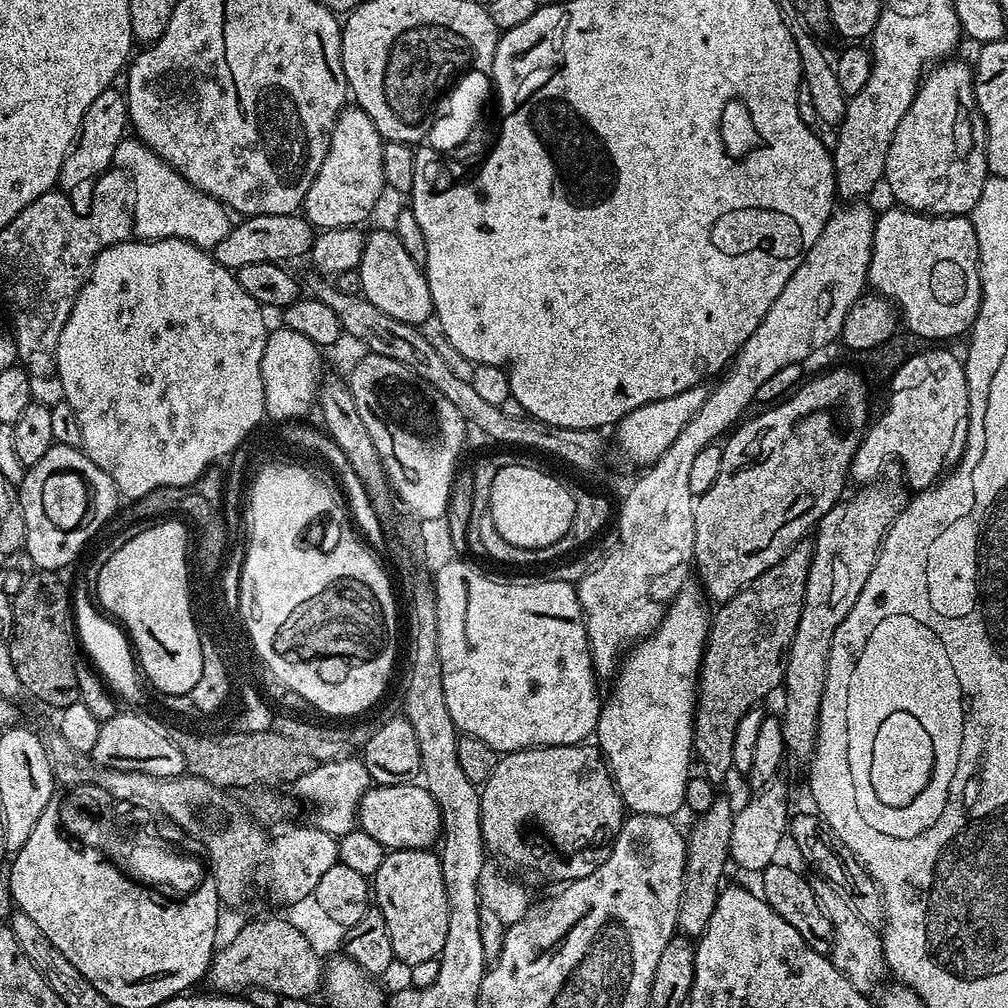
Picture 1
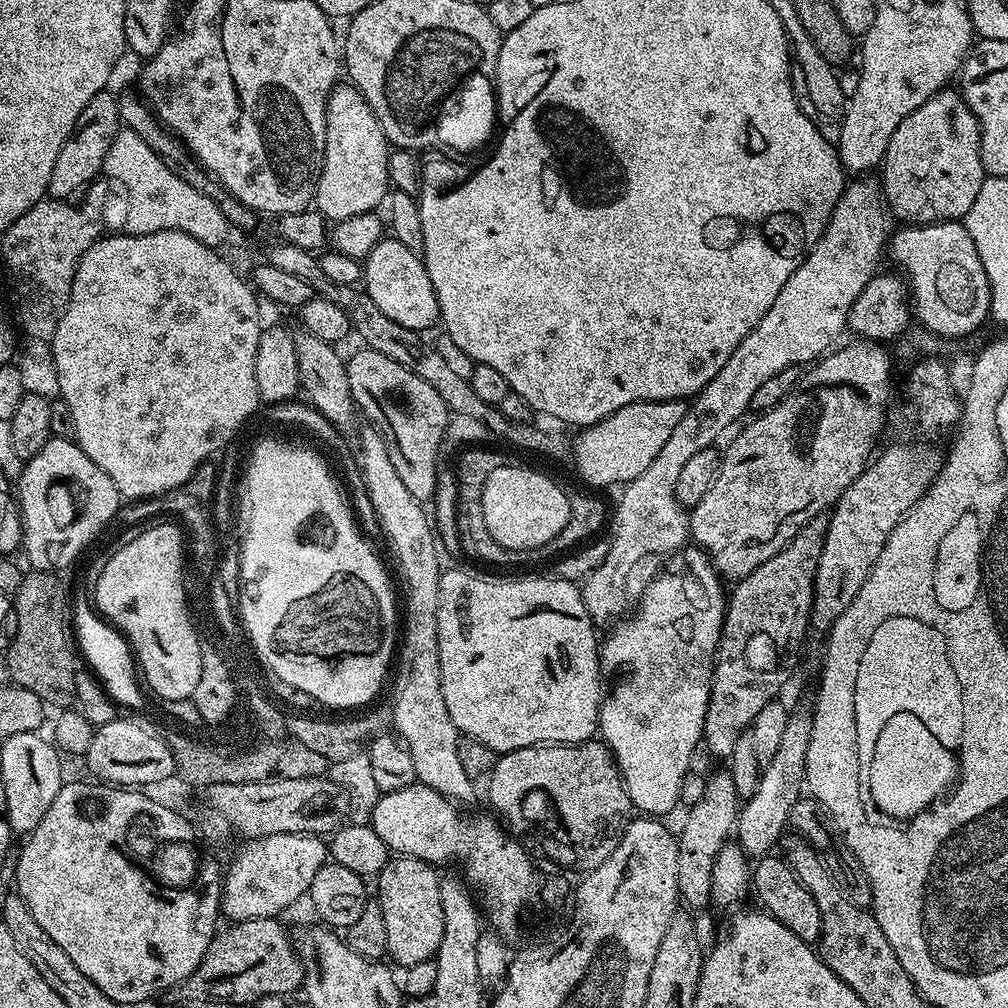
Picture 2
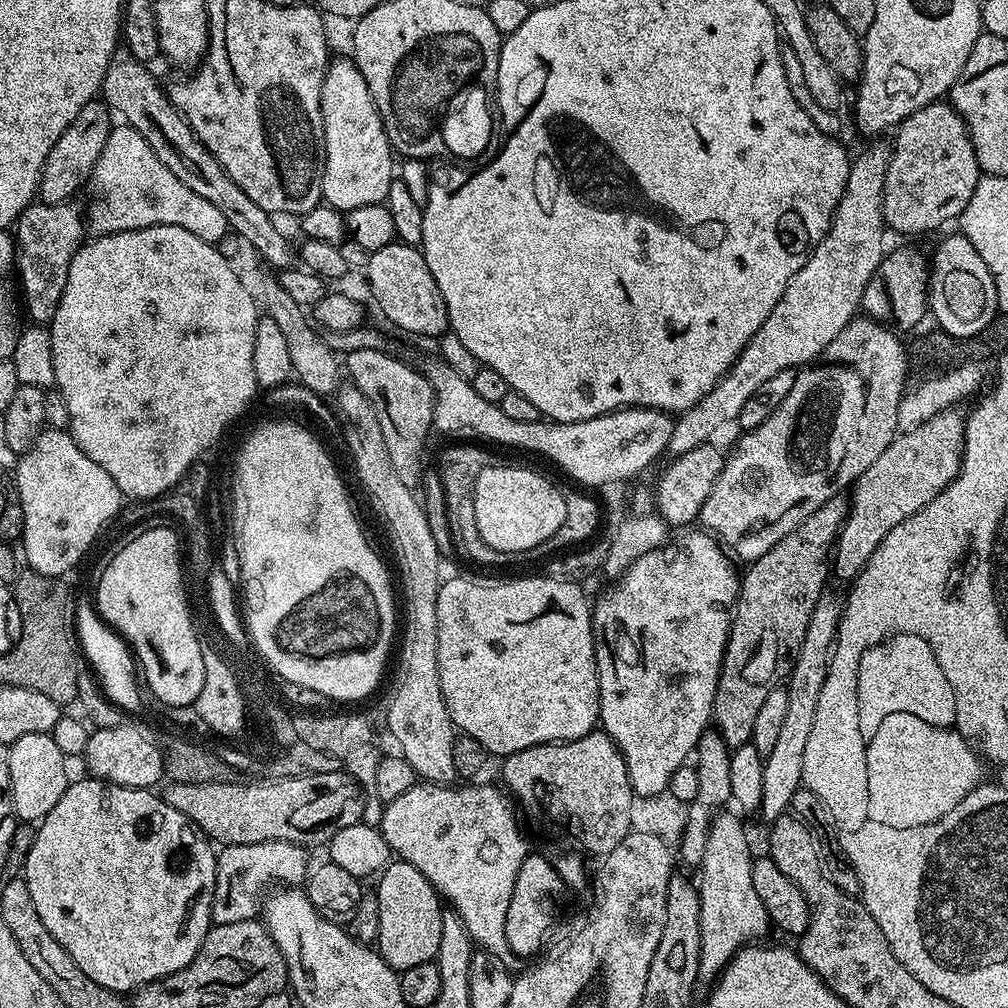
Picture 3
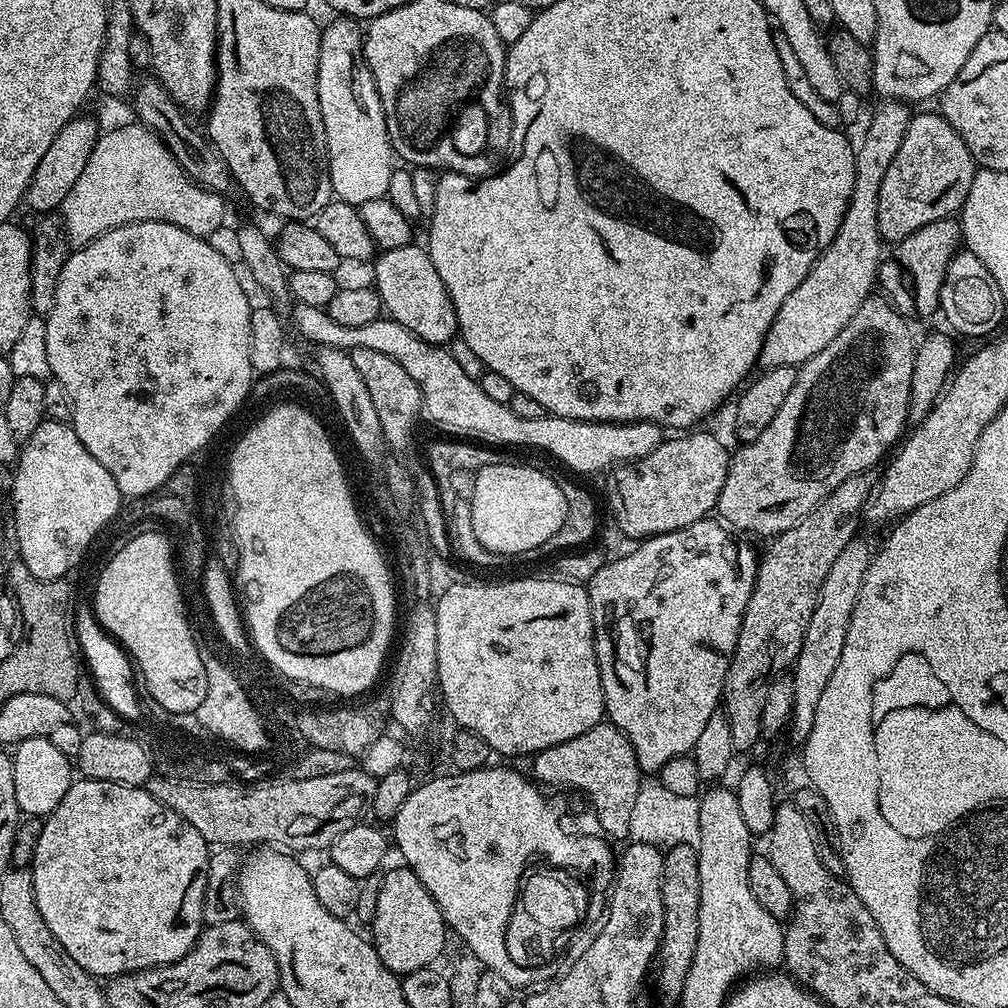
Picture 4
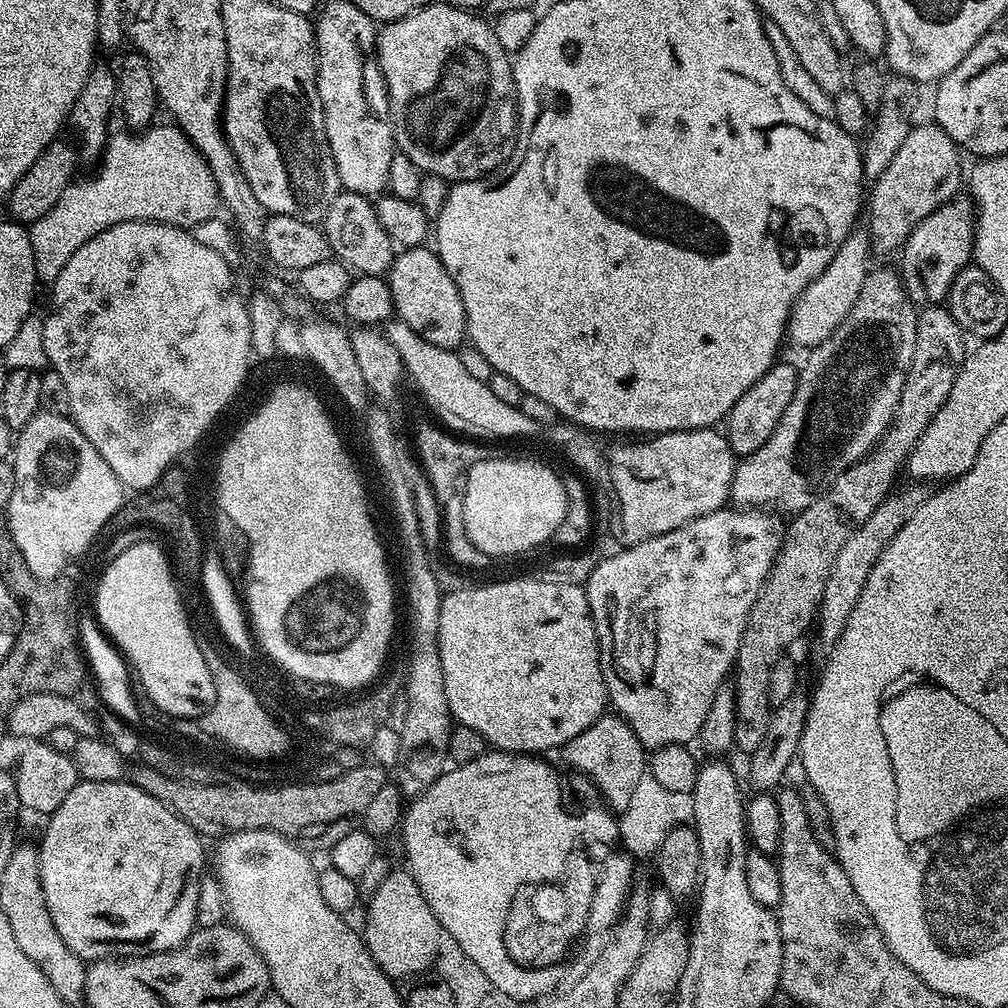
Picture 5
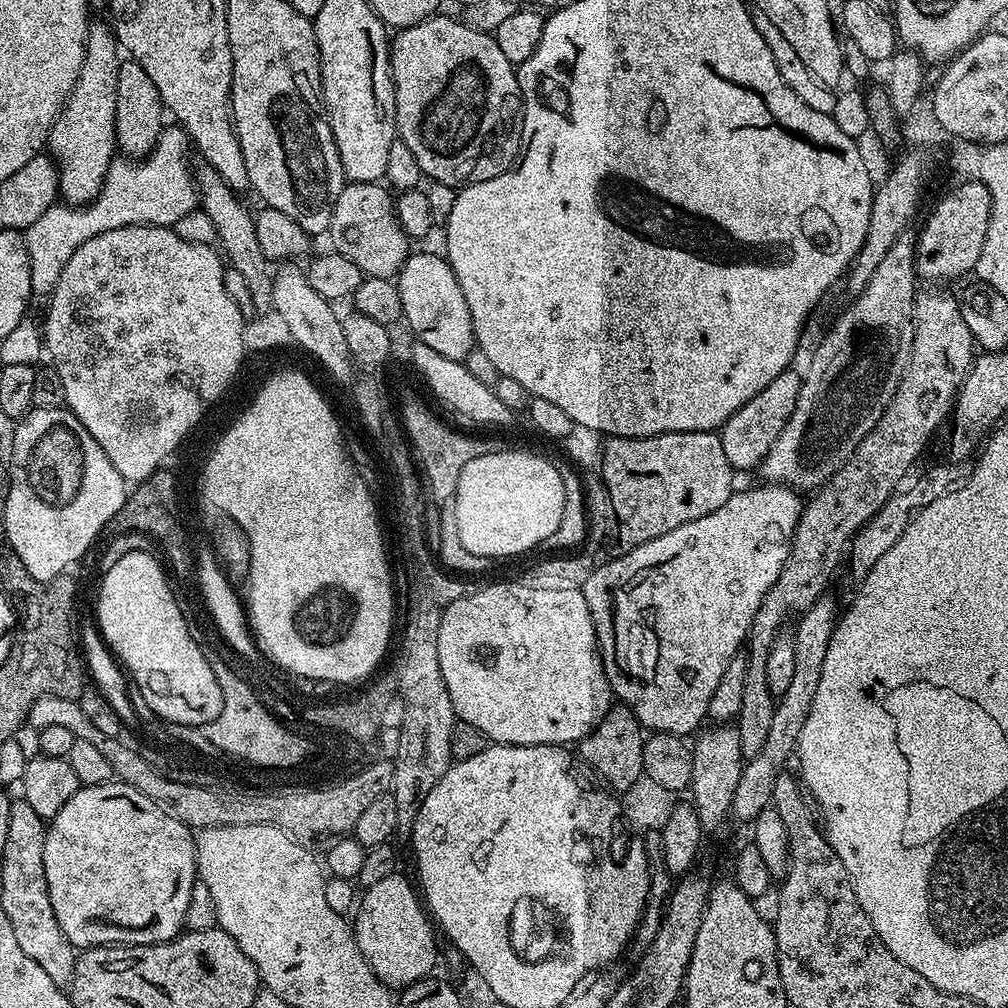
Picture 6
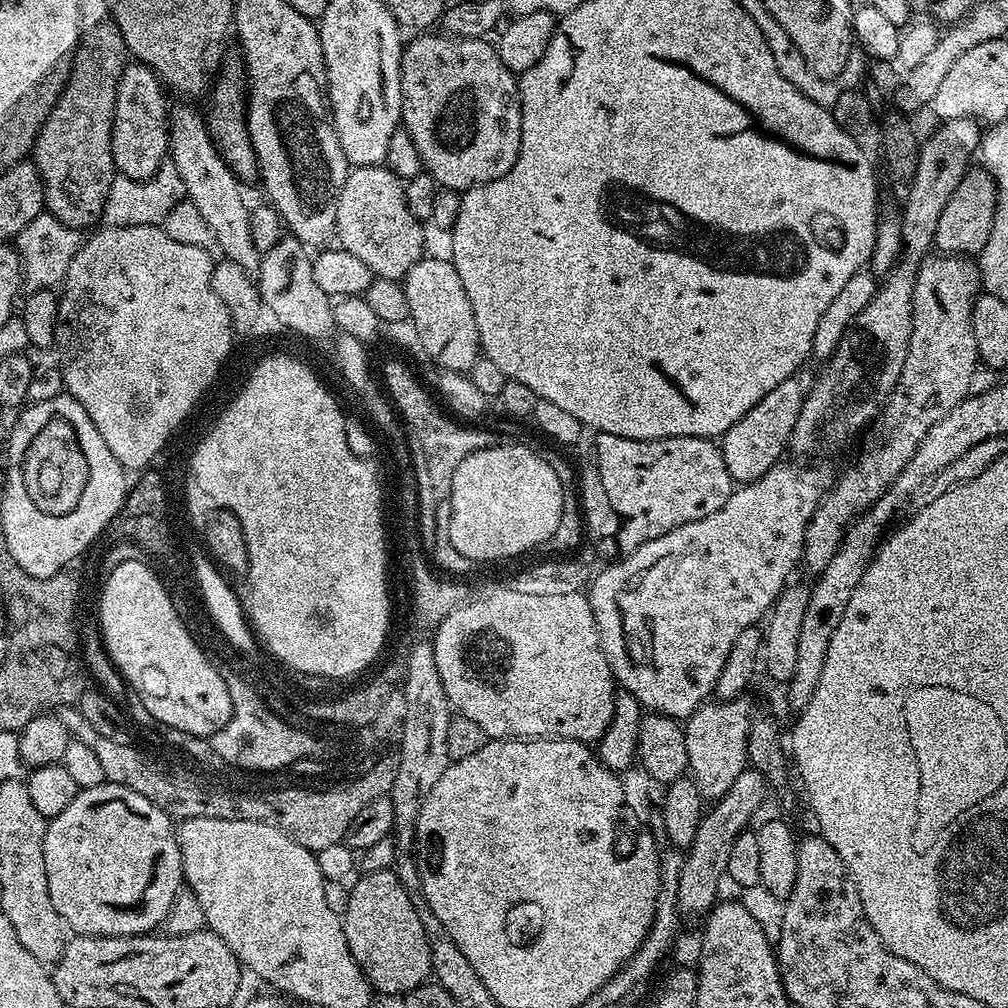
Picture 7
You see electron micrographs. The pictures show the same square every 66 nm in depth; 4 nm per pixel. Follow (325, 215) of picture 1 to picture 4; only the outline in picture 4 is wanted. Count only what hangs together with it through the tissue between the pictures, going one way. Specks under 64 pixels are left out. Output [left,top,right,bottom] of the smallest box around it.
[318,18,394,206]

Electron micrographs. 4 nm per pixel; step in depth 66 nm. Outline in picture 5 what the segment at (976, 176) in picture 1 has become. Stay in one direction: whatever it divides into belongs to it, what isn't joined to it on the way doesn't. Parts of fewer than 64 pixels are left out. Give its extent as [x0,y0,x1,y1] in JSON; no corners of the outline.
[866,122,961,257]

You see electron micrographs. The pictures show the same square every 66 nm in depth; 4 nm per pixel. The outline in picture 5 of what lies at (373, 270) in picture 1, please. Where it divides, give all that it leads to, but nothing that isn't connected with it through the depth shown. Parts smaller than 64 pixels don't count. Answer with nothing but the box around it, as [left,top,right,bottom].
[386,247,468,350]

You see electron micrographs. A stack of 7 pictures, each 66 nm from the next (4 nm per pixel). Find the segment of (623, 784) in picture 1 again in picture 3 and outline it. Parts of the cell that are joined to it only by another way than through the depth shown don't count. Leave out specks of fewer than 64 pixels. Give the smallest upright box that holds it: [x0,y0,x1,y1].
[592,531,740,796]

